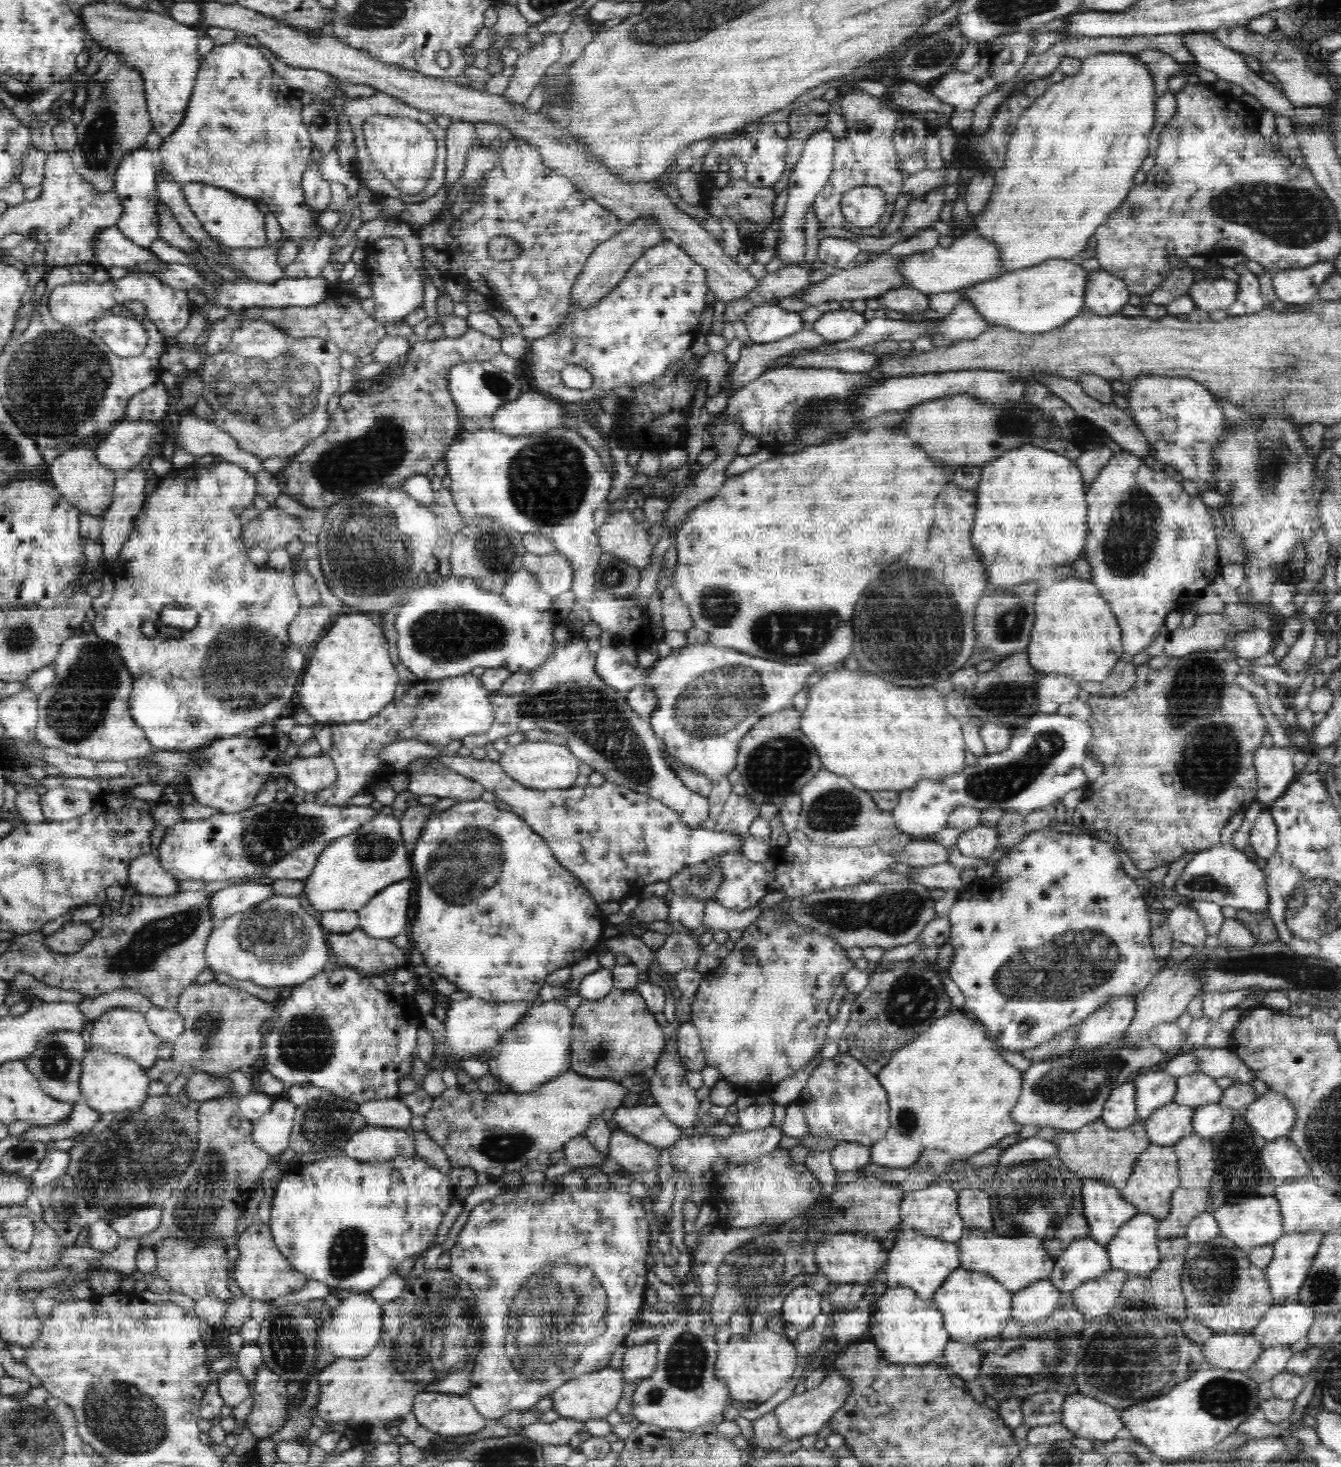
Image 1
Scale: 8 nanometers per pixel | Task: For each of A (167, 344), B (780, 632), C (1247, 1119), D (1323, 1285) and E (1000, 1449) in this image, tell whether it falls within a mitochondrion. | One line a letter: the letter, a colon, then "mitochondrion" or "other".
A: other
B: mitochondrion
C: other
D: mitochondrion
E: other

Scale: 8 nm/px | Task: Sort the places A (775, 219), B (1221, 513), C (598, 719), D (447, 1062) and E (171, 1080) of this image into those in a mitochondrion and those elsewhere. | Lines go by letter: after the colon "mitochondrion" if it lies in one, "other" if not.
A: other
B: other
C: mitochondrion
D: other
E: other

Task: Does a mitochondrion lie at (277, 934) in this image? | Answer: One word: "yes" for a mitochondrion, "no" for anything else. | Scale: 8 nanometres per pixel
yes

